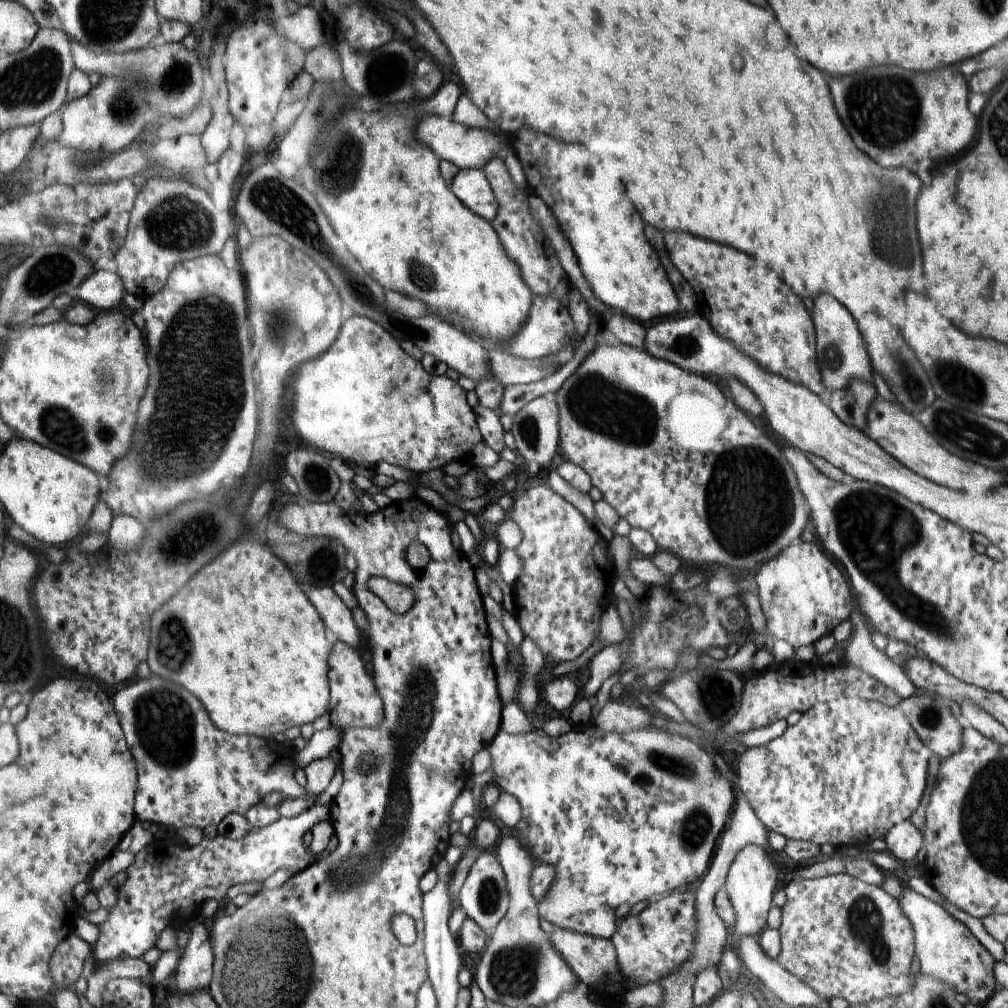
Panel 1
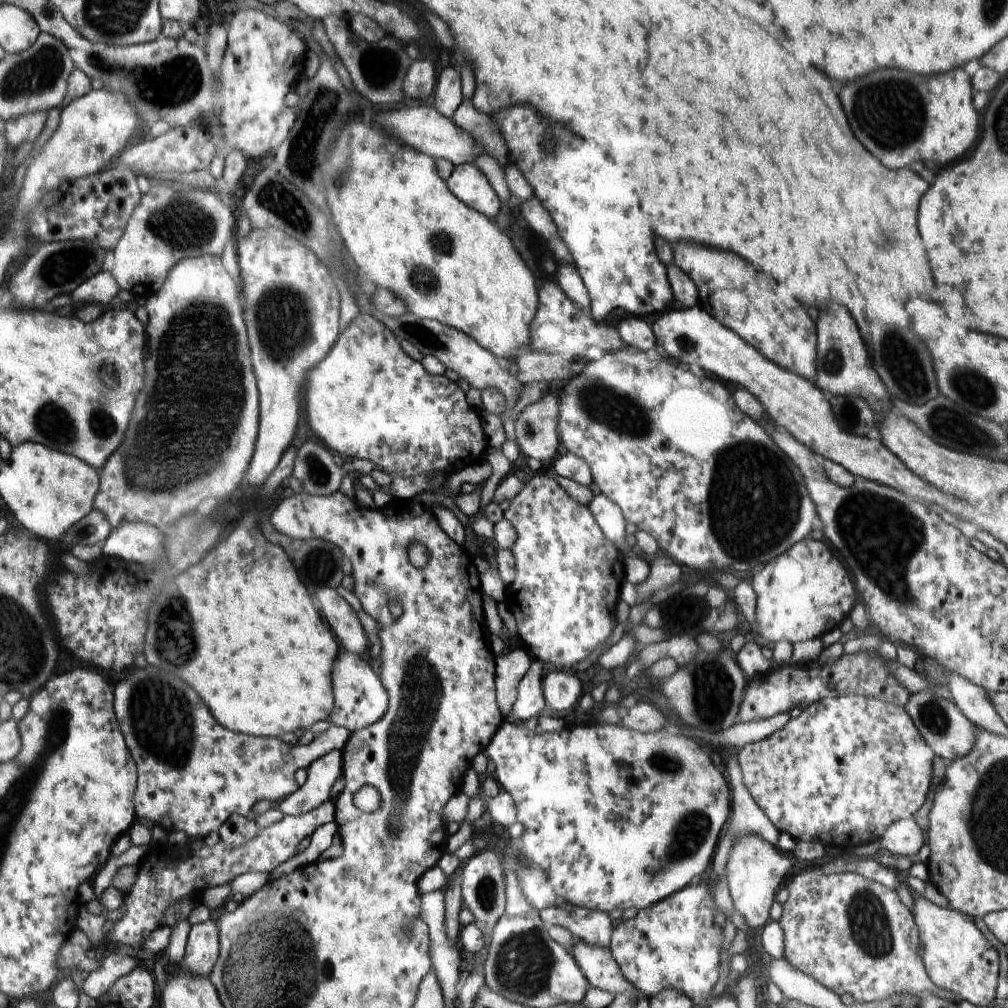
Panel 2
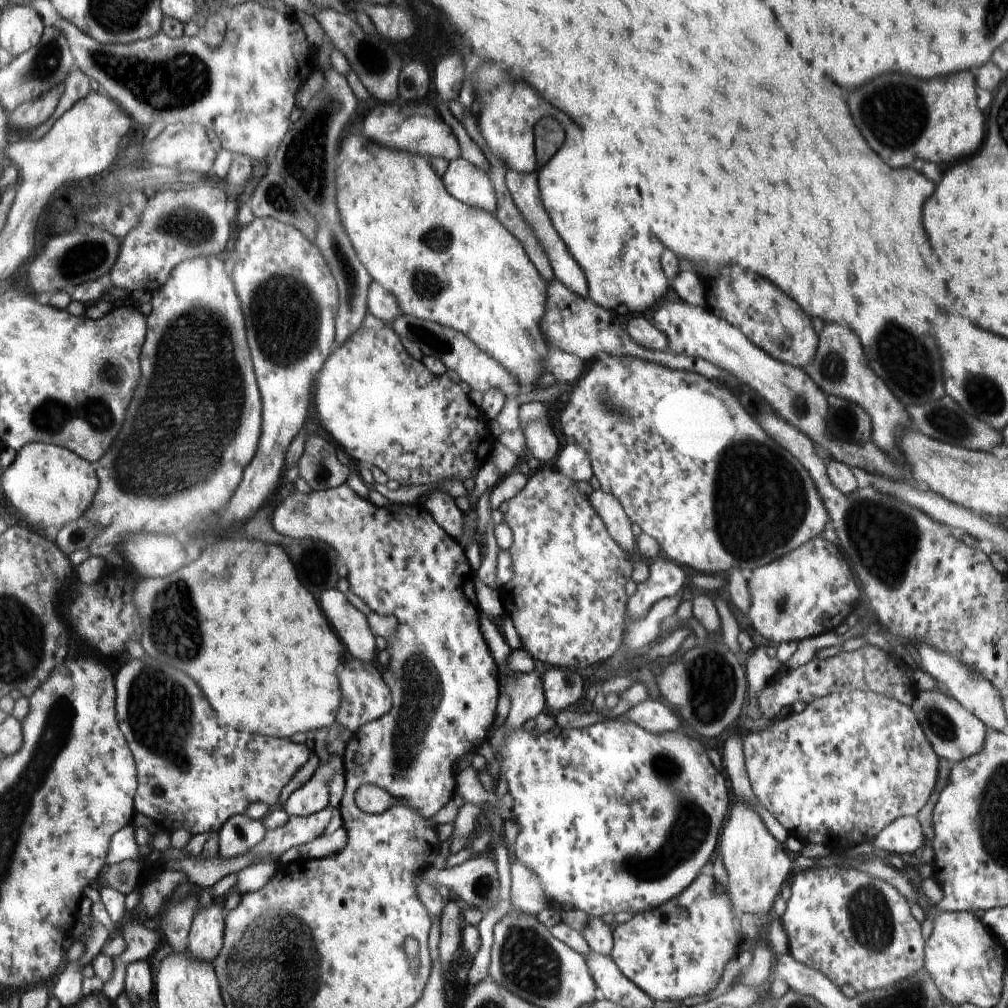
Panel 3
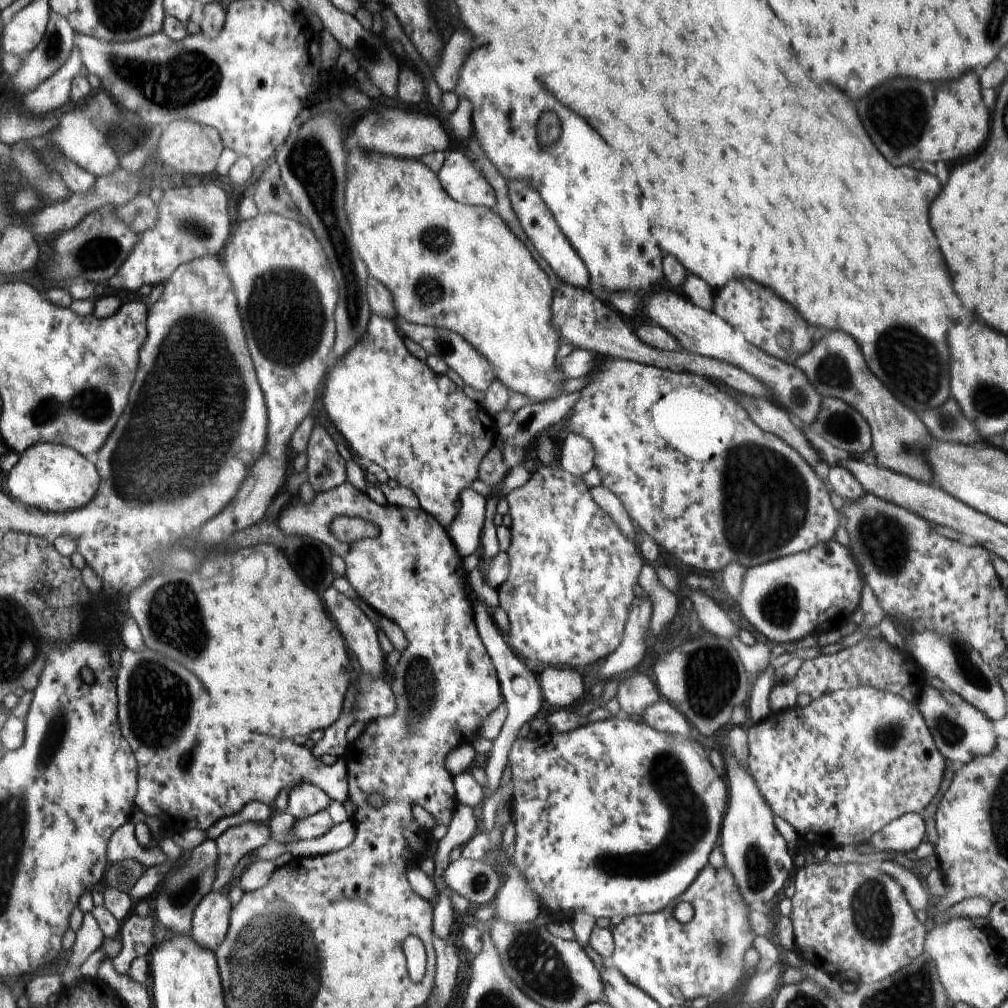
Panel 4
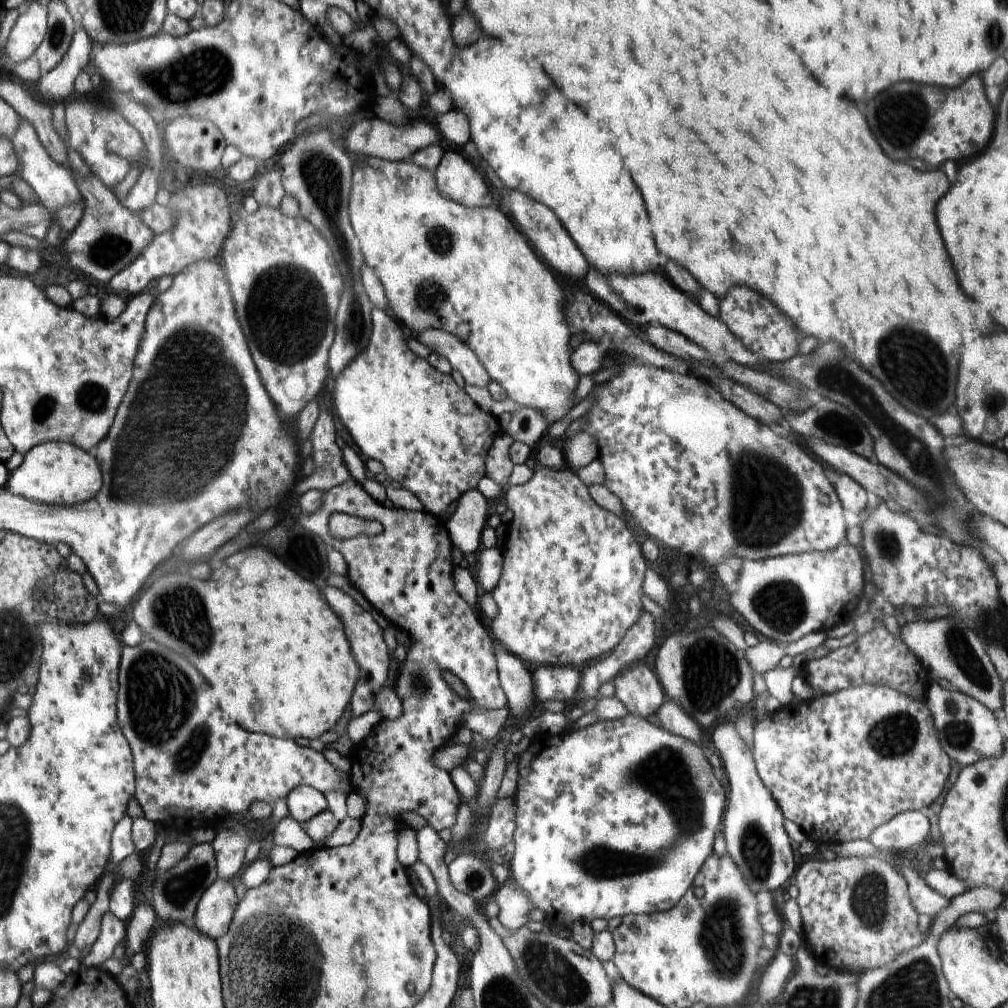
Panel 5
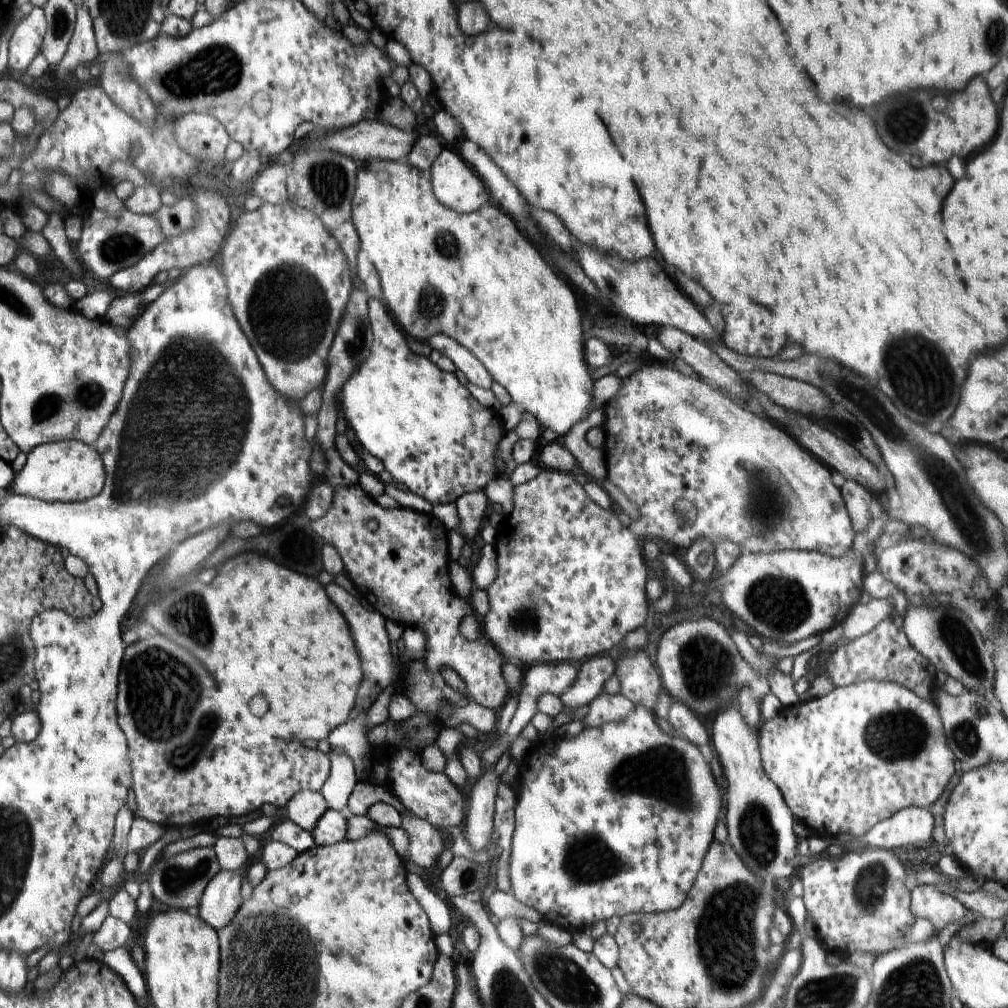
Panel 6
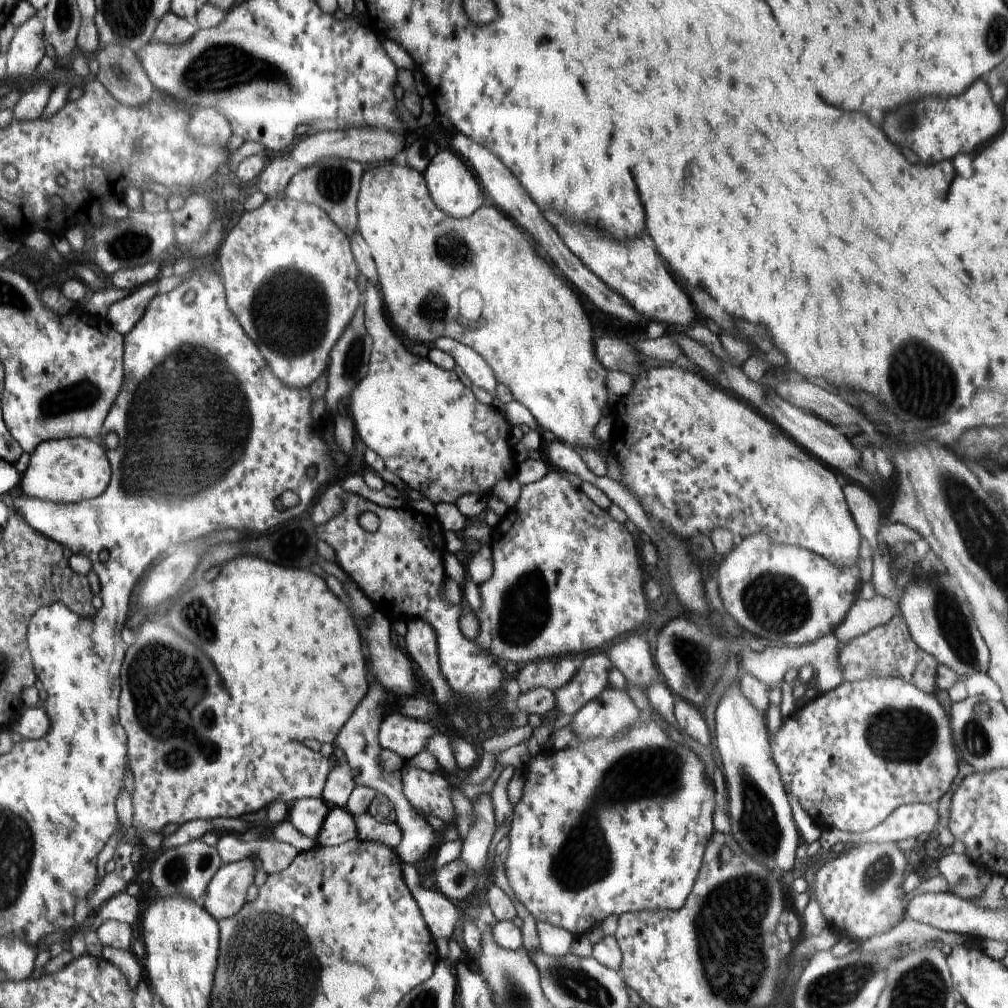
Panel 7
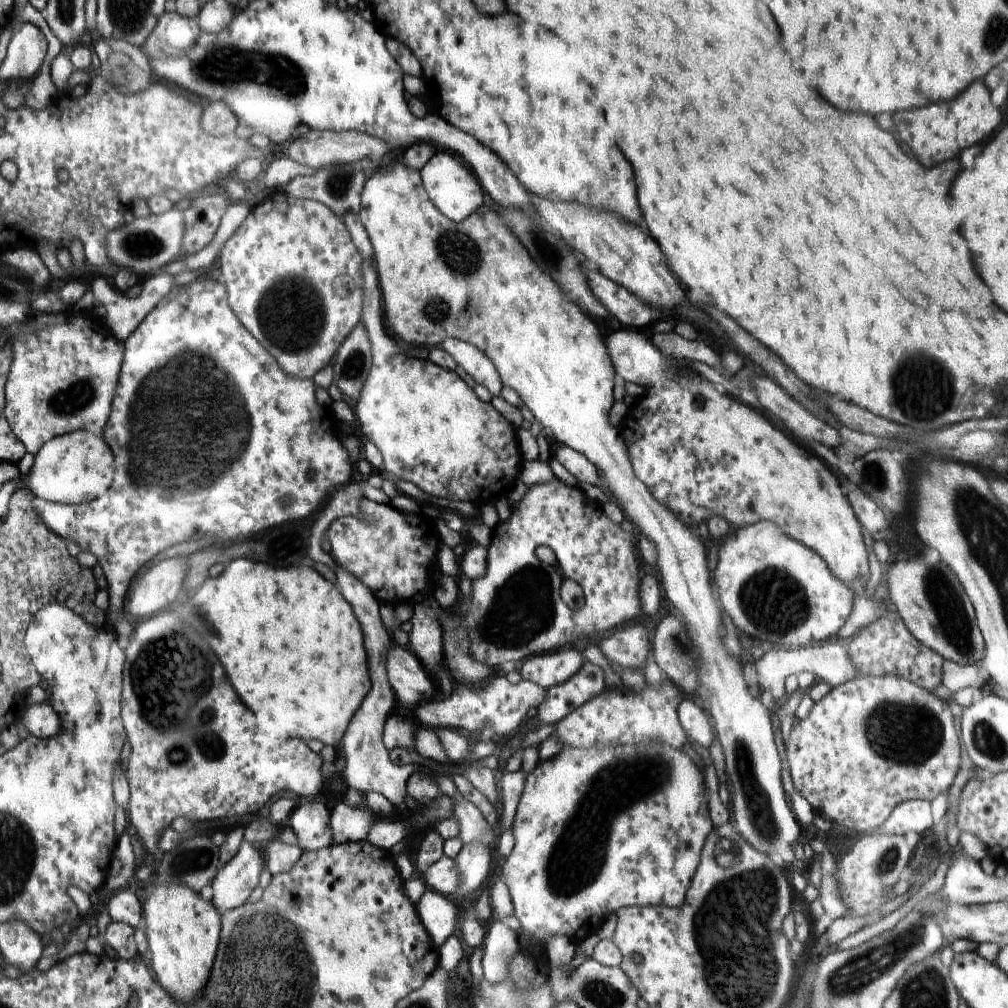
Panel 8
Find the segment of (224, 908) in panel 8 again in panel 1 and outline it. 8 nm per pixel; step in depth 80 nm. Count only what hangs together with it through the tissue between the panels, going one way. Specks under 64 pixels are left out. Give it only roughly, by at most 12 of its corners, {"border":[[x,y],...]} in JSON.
{"border":[[198,923],[168,984],[180,995],[212,982],[212,932]]}

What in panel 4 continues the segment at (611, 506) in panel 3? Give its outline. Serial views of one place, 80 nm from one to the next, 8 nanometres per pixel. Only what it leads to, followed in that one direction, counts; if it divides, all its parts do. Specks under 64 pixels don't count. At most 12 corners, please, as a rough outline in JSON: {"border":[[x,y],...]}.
{"border":[[604,485],[590,487],[593,501],[630,542],[636,532],[620,498]]}

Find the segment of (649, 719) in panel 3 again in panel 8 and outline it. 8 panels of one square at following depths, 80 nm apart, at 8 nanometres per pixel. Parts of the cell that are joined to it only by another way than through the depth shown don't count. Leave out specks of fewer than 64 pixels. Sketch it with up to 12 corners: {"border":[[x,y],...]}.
{"border":[[682,699],[677,712],[686,735],[709,749],[716,732],[706,709]]}

